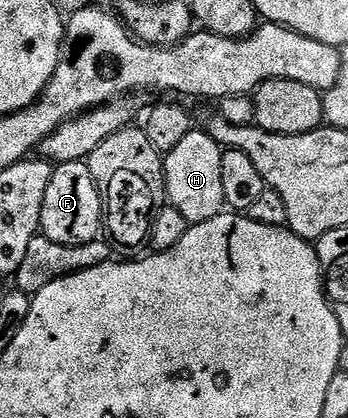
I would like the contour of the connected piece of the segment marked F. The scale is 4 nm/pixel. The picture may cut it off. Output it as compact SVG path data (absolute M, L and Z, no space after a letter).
M74 161L55 165L53 179L49 179L49 187L45 190L45 203L41 203L39 227L42 236L62 245L84 245L96 240L104 225L103 196L93 179L90 164Z

